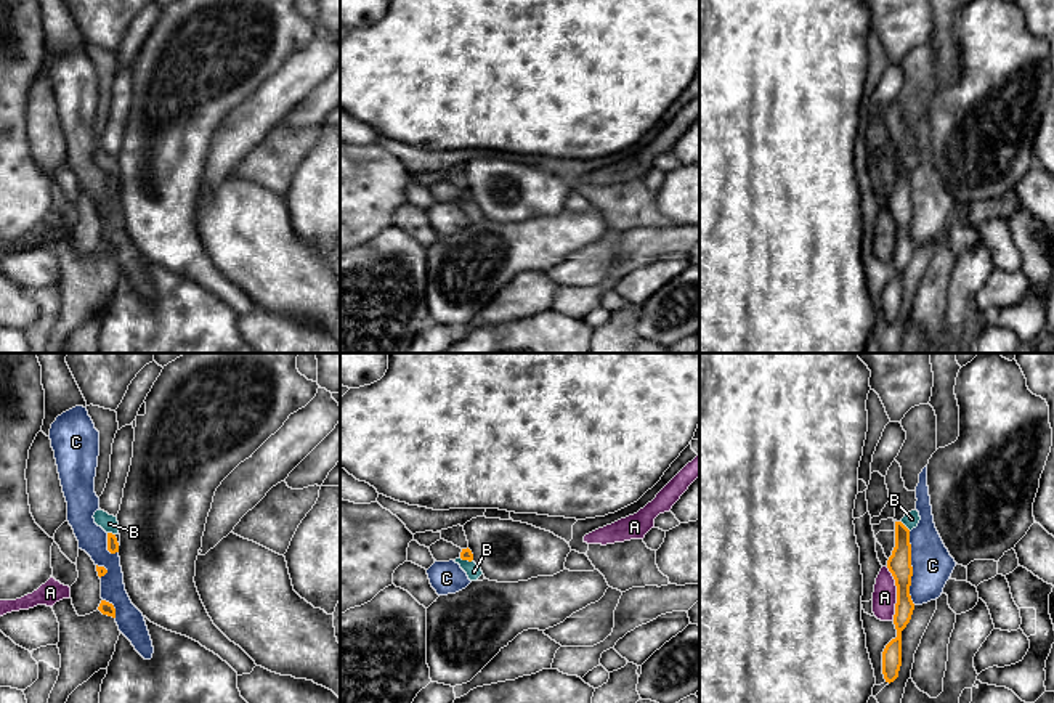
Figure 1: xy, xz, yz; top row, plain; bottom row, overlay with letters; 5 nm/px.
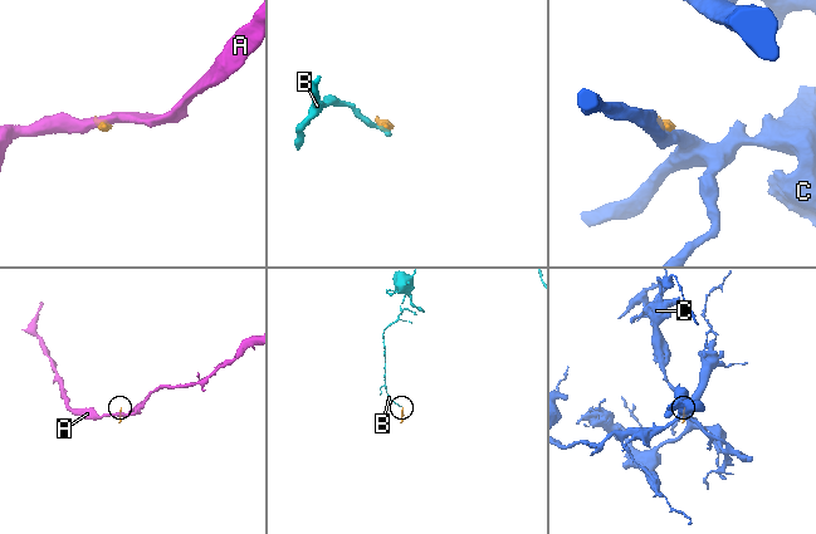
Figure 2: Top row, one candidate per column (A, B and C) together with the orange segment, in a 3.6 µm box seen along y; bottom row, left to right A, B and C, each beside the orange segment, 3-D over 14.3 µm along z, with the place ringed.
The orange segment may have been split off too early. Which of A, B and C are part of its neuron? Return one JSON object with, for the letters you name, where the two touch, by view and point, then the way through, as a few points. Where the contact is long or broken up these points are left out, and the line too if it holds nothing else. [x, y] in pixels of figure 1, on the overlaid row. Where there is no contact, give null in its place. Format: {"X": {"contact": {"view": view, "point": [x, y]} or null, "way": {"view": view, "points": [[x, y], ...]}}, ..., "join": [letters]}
{"join": []}

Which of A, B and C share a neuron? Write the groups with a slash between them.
A / B / C

